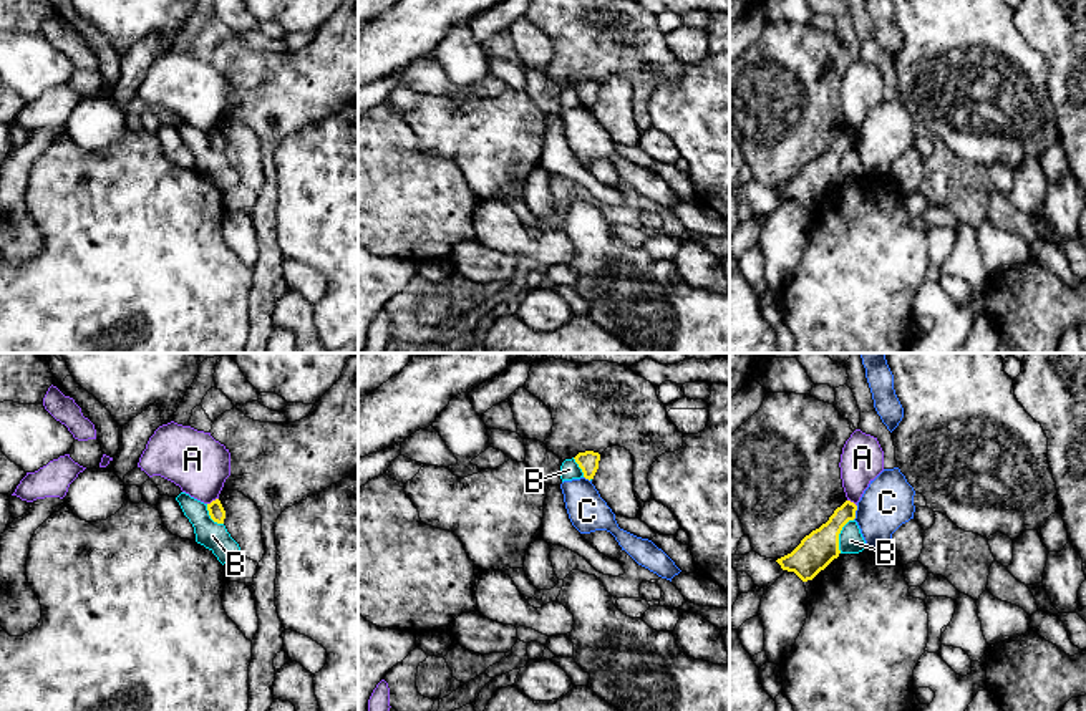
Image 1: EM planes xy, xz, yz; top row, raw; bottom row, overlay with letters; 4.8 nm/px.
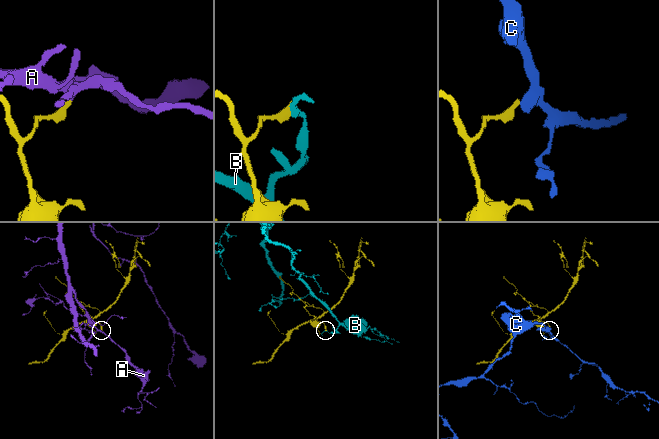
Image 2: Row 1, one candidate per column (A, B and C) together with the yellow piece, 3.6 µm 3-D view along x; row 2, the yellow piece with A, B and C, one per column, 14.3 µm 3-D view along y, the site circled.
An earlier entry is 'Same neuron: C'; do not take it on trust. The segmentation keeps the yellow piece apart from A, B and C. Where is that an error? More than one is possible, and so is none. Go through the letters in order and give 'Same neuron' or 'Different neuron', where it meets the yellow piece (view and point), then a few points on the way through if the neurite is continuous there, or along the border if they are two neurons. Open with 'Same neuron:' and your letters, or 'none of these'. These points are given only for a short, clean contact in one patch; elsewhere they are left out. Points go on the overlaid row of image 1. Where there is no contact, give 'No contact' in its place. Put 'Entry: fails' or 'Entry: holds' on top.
Entry: fails
Same neuron: none of these
A: Different neuron. Touches yellow at xy (213, 501). Boundary: xy (218, 498), (208, 504)
B: Different neuron. Touches yellow at yz (838, 536). Boundary: yz (853, 519), (839, 534), (839, 552)
C: Different neuron. Touches yellow at yz (854, 512). Boundary: yz (858, 506), (853, 519)

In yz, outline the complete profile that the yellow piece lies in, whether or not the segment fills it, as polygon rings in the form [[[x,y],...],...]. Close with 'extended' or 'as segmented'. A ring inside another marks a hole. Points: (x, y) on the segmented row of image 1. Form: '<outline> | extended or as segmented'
[[[846,501],[826,524],[806,535],[791,554],[776,562],[783,570],[794,572],[802,582],[812,580],[839,557],[839,534],[849,520],[856,519],[856,510],[857,505]]] | as segmented

